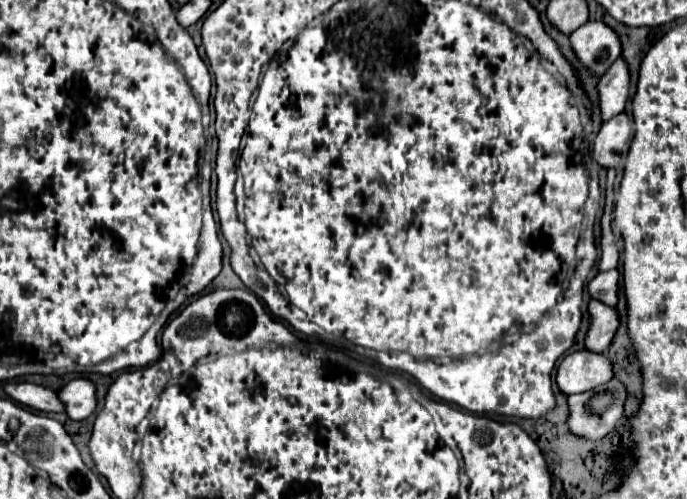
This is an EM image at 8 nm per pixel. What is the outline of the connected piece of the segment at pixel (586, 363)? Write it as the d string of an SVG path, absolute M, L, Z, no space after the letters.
M576 351L562 359L556 371L556 385L564 395L584 393L612 379L612 365L602 353Z

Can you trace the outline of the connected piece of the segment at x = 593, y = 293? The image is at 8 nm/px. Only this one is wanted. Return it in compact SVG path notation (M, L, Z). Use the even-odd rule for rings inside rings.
M610 269L604 273L598 273L590 283L588 283L588 293L592 299L602 301L604 305L614 307L618 301L618 271Z

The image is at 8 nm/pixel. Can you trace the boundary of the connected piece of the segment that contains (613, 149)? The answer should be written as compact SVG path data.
M626 113L612 117L612 121L602 125L602 129L594 141L592 157L604 169L622 167L622 163L628 155L632 133L634 133L634 121Z

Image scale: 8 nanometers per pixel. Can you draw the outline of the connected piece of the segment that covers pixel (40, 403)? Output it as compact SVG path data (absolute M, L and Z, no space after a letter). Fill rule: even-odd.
M8 383L4 385L4 393L12 401L30 409L44 413L64 413L64 405L60 405L60 399L48 387L40 387L34 383Z

